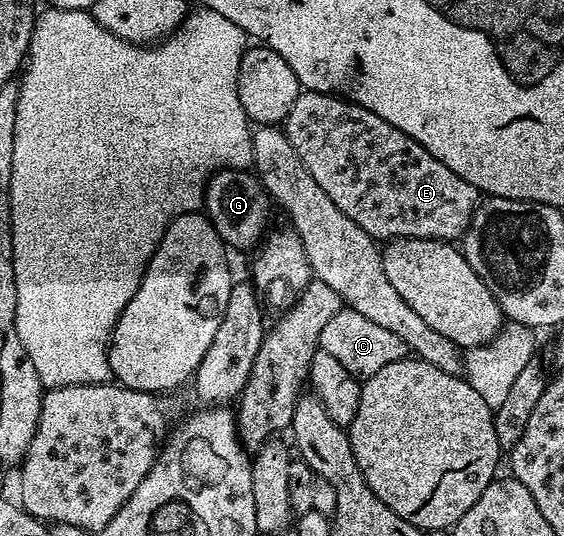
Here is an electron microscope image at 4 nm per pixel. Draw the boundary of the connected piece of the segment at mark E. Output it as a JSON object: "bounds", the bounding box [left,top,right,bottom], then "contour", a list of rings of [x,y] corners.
{"bounds":[283,90,479,243],"contour":[[[305,90],[287,112],[283,129],[287,140],[291,140],[291,148],[299,152],[299,160],[303,168],[311,172],[315,184],[335,200],[335,208],[339,208],[343,216],[351,216],[351,220],[371,237],[378,240],[430,238],[452,243],[464,238],[479,201],[479,191],[467,184],[463,176],[455,176],[447,164],[435,160],[423,144],[411,140],[407,132],[399,132],[399,128],[375,116],[375,112],[336,94]]]}

